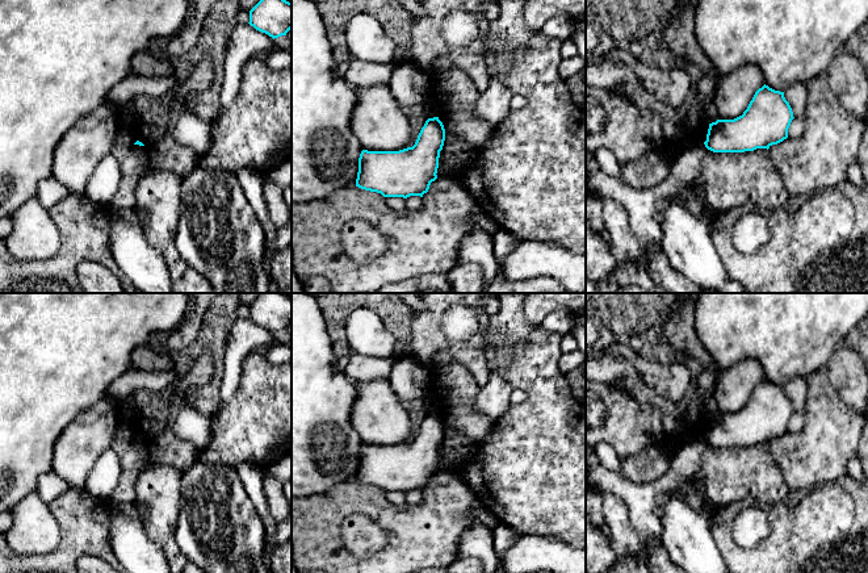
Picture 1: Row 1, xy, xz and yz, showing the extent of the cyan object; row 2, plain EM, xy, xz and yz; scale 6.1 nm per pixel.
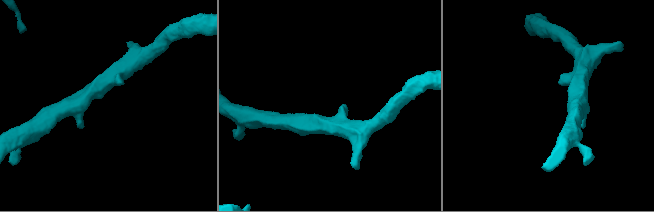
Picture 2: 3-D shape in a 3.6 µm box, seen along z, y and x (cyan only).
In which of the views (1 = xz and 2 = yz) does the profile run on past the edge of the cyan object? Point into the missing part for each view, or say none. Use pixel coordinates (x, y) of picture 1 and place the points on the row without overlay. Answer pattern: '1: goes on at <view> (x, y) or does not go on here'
1: does not go on here
2: does not go on here

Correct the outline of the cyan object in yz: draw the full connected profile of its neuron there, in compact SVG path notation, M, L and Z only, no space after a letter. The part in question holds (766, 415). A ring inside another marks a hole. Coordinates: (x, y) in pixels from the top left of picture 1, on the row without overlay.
M764 378L755 386L742 410L709 418L704 439L713 447L768 444L788 432L793 413L784 386Z

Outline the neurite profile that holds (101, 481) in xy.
M112 447L105 449L89 472L84 492L100 499L109 501L118 485L121 476L121 463Z

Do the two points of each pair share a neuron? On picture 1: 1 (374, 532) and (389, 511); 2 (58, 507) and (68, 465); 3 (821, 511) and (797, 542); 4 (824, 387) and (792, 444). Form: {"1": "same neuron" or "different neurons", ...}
{"1": "different neurons", "2": "different neurons", "3": "same neuron", "4": "same neuron"}

